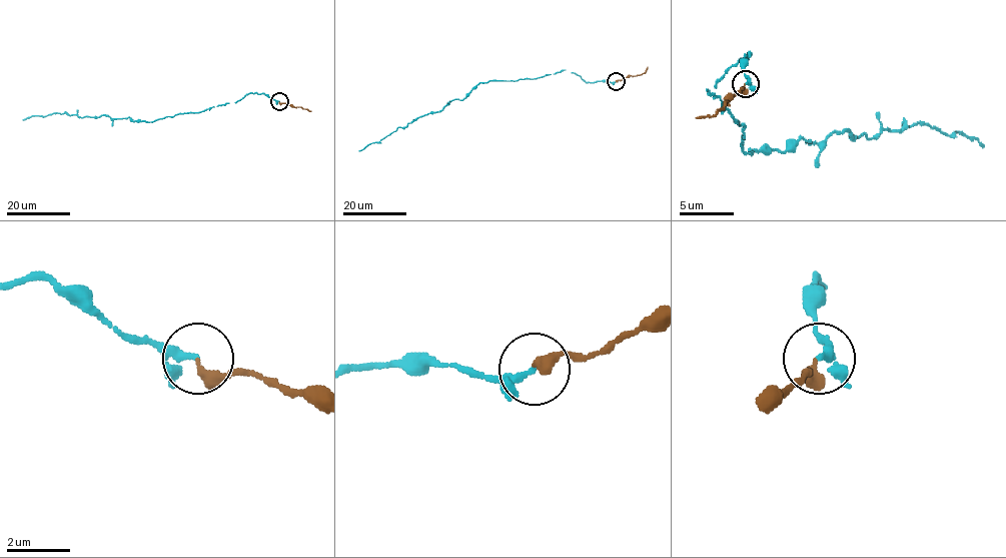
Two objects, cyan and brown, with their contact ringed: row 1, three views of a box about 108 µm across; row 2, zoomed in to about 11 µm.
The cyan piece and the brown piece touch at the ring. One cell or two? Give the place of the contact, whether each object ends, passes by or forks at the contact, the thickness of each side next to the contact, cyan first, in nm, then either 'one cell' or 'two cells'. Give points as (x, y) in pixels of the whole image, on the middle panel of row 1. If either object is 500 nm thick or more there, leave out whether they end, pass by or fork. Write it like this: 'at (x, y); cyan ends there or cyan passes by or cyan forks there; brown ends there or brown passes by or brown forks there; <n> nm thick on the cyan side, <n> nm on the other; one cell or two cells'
at (616, 81); cyan passes by; brown ends there; 170 nm thick on the cyan side, 300 nm on the other; one cell

